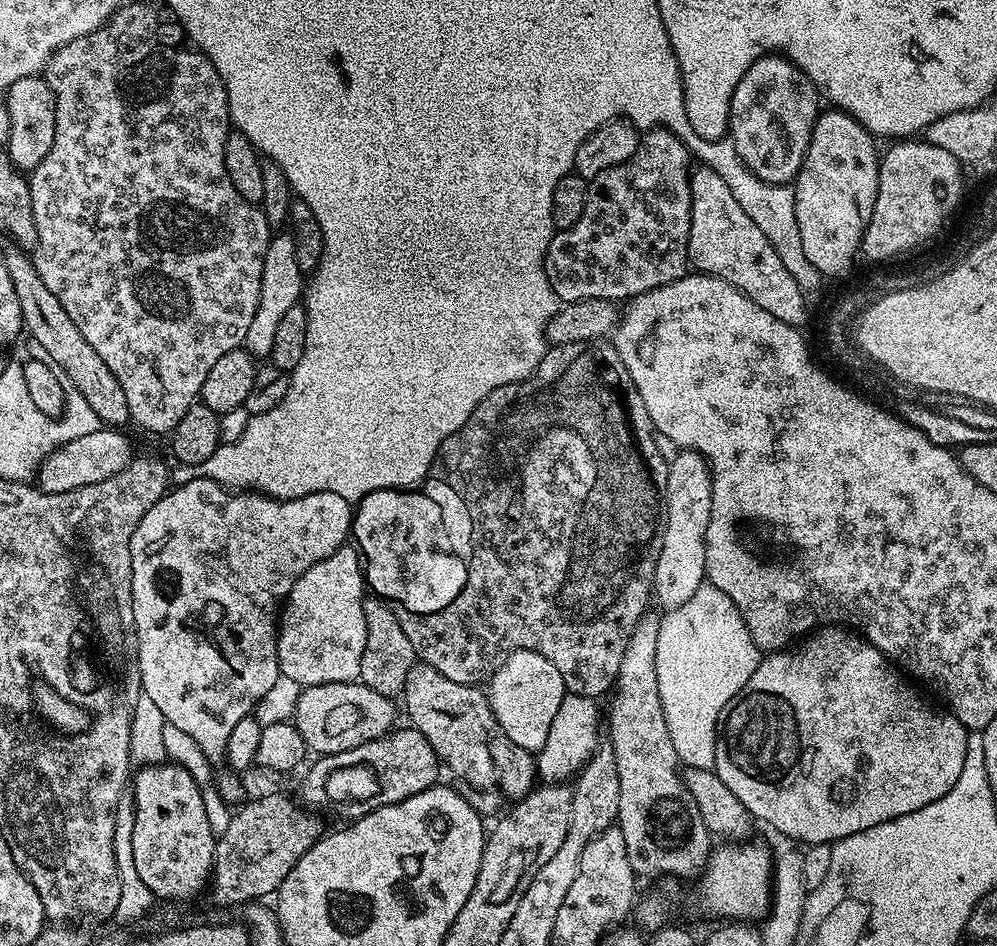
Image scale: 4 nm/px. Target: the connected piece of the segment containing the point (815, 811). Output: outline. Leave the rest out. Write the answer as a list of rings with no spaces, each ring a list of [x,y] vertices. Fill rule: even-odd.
[[[844,626],[821,627],[819,630],[813,631],[811,634],[803,637],[795,646],[767,653],[761,659],[758,670],[754,670],[754,674],[750,674],[750,682],[746,682],[746,686],[742,686],[742,690],[738,690],[735,700],[729,702],[724,707],[724,713],[720,715],[720,725],[716,728],[716,766],[714,771],[718,774],[718,778],[722,778],[722,782],[726,782],[726,787],[730,789],[730,794],[734,794],[734,798],[738,798],[738,802],[742,802],[742,806],[746,806],[746,810],[751,814],[753,821],[760,823],[761,820],[762,823],[769,824],[774,831],[781,832],[782,835],[789,836],[792,840],[801,840],[804,846],[811,844],[833,845],[836,841],[846,838],[850,834],[858,834],[858,830],[870,830],[870,826],[878,826],[882,822],[890,822],[894,818],[902,818],[902,814],[914,814],[914,810],[922,810],[922,806],[930,806],[930,802],[934,802],[938,798],[945,796],[954,786],[954,782],[958,782],[958,778],[962,774],[962,766],[966,762],[966,750],[968,749],[970,732],[969,729],[964,727],[962,722],[958,722],[958,718],[952,715],[951,712],[947,710],[939,712],[934,705],[927,704],[906,681],[900,680],[899,675],[901,676],[901,673],[897,671],[887,656],[883,656],[863,636]]]

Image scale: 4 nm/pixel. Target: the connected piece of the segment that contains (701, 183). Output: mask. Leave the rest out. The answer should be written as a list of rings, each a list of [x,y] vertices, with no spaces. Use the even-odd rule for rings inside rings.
[[[700,166],[691,173],[690,234],[688,235],[688,259],[697,273],[719,276],[728,284],[746,293],[762,310],[774,314],[782,322],[793,326],[804,326],[808,320],[808,308],[804,305],[805,289],[794,282],[794,274],[782,266],[782,258],[770,246],[766,234],[750,222],[746,210],[738,206],[734,194],[718,178],[714,170]]]

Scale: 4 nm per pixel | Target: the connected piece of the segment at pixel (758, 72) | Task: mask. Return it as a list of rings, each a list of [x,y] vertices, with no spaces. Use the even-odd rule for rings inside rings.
[[[779,54],[759,56],[750,66],[750,70],[746,70],[746,74],[742,74],[730,102],[728,130],[732,145],[738,150],[738,158],[742,158],[744,165],[766,182],[788,184],[795,181],[808,153],[816,118],[821,111],[822,97],[820,93],[810,82],[808,75],[797,64],[792,63],[787,56]]]

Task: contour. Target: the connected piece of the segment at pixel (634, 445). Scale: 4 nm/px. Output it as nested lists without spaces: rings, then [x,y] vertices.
[[[587,340],[586,342],[570,342],[566,345],[555,345],[549,347],[548,353],[542,358],[542,362],[525,380],[520,380],[516,384],[502,386],[498,390],[494,390],[486,398],[482,398],[482,402],[474,410],[474,414],[470,414],[470,418],[466,418],[464,425],[458,430],[454,430],[454,434],[450,434],[450,438],[446,438],[446,442],[442,442],[442,446],[436,451],[436,458],[430,466],[427,477],[423,481],[422,489],[424,488],[424,492],[416,492],[420,490],[383,488],[377,492],[366,494],[361,498],[354,508],[351,535],[354,537],[355,547],[362,557],[362,567],[367,587],[371,591],[373,588],[376,591],[373,593],[379,599],[391,604],[393,610],[396,611],[396,617],[402,626],[403,632],[406,634],[406,638],[410,638],[410,646],[414,646],[417,657],[423,663],[434,666],[434,670],[438,670],[438,674],[450,678],[450,682],[479,685],[489,675],[490,664],[488,668],[488,659],[491,656],[498,655],[497,657],[499,657],[501,654],[515,652],[517,648],[525,648],[531,652],[542,654],[547,660],[554,662],[554,666],[558,669],[558,674],[562,674],[562,682],[565,689],[571,695],[590,696],[593,698],[601,698],[600,696],[606,695],[605,697],[607,697],[613,691],[616,683],[618,666],[622,666],[622,654],[626,654],[626,642],[630,642],[630,634],[634,630],[634,626],[638,626],[638,622],[649,611],[648,600],[650,604],[654,596],[652,583],[654,582],[654,570],[658,562],[658,554],[662,550],[664,510],[666,507],[664,499],[666,498],[668,466],[669,461],[660,453],[658,433],[652,427],[650,414],[646,414],[646,406],[642,406],[642,394],[638,394],[638,386],[634,386],[634,378],[630,378],[630,370],[626,370],[626,362],[622,362],[620,351],[616,349],[615,343],[605,342],[604,340]]]

